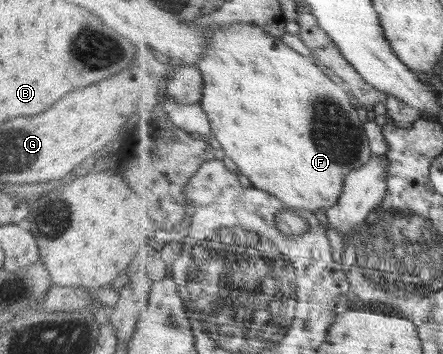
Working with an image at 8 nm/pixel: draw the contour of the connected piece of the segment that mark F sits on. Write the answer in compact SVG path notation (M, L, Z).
M236 23L218 27L209 38L208 50L204 58L198 62L197 67L204 73L205 89L204 98L201 100L204 110L208 113L213 124L213 136L222 144L227 159L235 167L235 170L250 178L254 187L260 187L275 194L290 209L306 209L316 212L324 209L328 212L335 207L343 197L348 175L354 170L371 161L375 156L371 147L371 138L368 136L365 122L362 122L358 114L358 104L353 94L348 92L348 86L327 72L314 58L302 56L299 50L290 48L285 38L276 38L266 32L264 27L256 23Z

